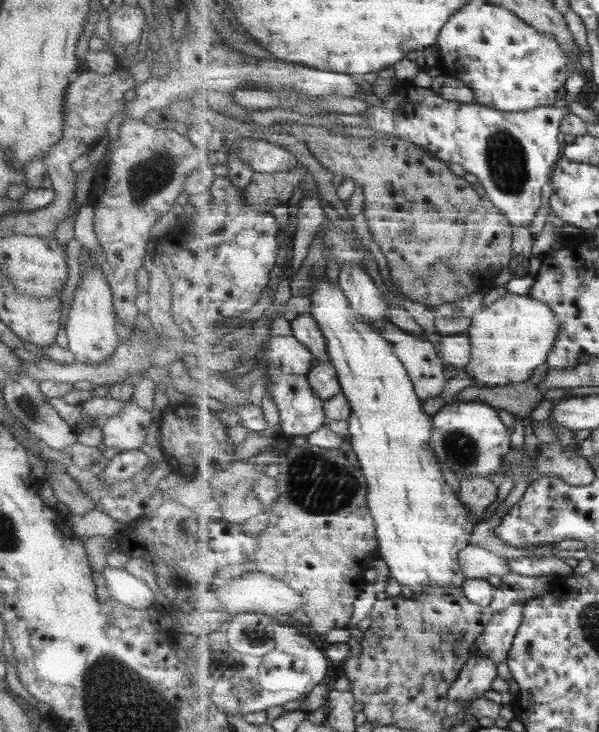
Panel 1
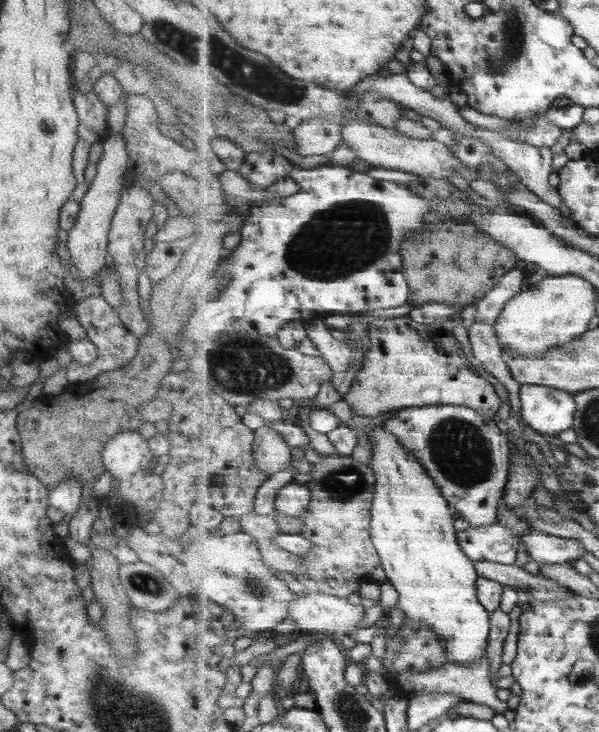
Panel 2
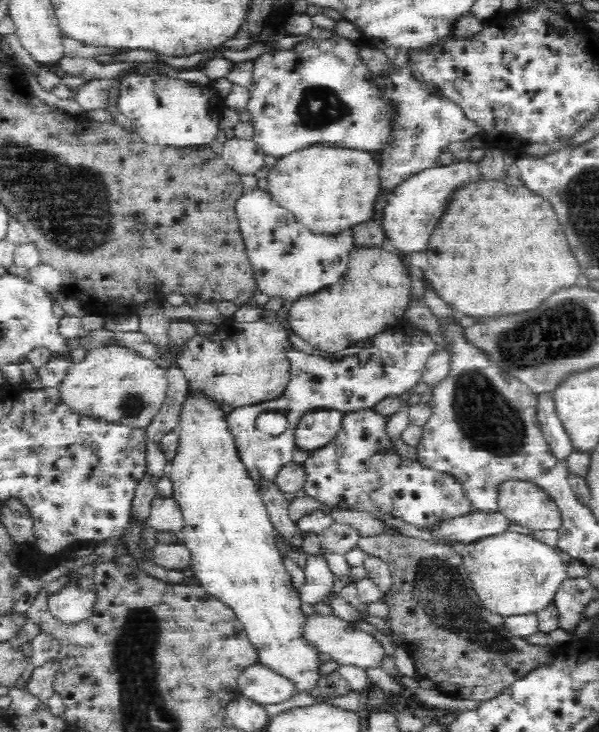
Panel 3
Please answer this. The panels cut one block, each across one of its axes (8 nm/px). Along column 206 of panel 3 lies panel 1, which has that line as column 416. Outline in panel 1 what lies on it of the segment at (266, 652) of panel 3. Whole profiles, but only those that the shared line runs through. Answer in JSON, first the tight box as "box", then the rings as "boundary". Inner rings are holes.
{"box":[309,276,475,594],"boundary":[[[325,276],[322,277],[321,281],[315,284],[315,288],[309,297],[312,298],[313,304],[311,308],[311,316],[318,320],[321,330],[328,340],[327,348],[328,355],[331,361],[337,369],[340,383],[342,384],[342,390],[350,400],[353,414],[348,420],[350,424],[350,440],[352,443],[352,450],[357,454],[357,459],[360,462],[360,468],[363,470],[364,476],[368,480],[368,508],[370,509],[371,515],[375,518],[378,534],[378,556],[387,563],[390,570],[390,576],[398,581],[401,585],[407,586],[413,593],[415,592],[427,592],[430,588],[442,588],[447,594],[455,594],[458,590],[464,588],[464,584],[468,579],[468,576],[462,571],[462,564],[460,563],[460,553],[467,548],[471,534],[473,534],[473,528],[475,524],[471,522],[469,518],[469,512],[464,506],[463,502],[453,492],[453,488],[445,482],[443,478],[443,472],[439,468],[437,457],[435,456],[434,449],[431,446],[430,440],[433,434],[433,416],[425,413],[423,410],[423,401],[417,396],[414,381],[408,375],[408,370],[399,360],[397,353],[394,351],[392,344],[387,342],[381,336],[381,333],[374,327],[370,322],[364,322],[360,320],[361,316],[358,316],[358,312],[355,312],[349,304],[348,298],[342,291],[340,285],[333,285],[327,281]]]}

